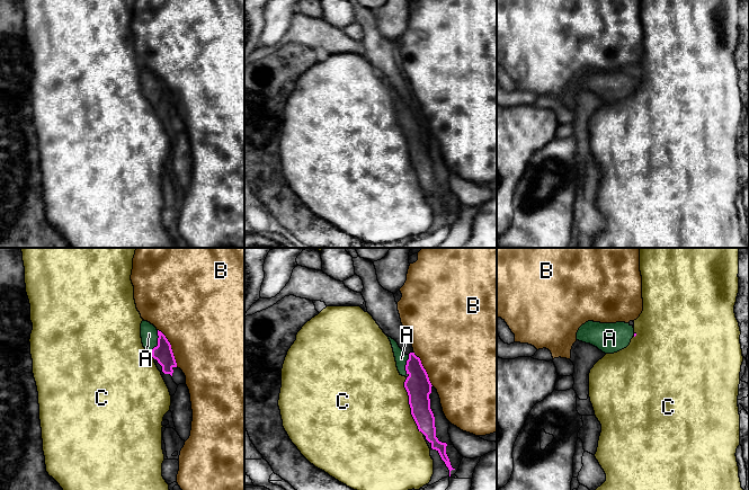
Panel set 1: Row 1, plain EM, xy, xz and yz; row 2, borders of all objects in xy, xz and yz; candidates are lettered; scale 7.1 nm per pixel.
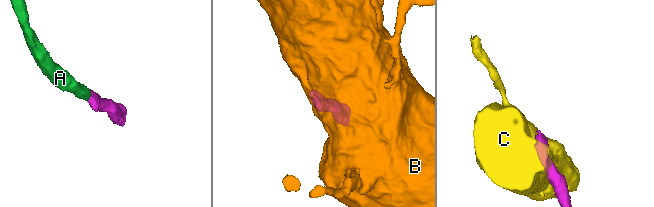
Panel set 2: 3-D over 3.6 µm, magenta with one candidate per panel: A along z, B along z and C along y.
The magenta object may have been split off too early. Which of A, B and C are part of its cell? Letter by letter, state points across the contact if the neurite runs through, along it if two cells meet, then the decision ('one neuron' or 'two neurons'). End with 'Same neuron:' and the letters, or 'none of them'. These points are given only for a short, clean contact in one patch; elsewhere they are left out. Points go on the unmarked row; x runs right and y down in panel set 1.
A: runs through xy (162, 100), (158, 89), (149, 81); one neuron
B: two neurons
C: two neurons
Same neuron: A

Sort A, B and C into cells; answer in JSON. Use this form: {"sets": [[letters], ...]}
{"sets": [["A"], ["B"], ["C"]]}

